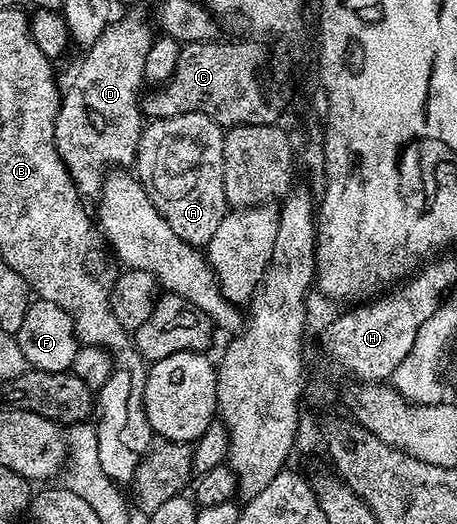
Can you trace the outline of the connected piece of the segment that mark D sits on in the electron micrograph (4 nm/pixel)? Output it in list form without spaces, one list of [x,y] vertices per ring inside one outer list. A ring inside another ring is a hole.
[[[121,17],[106,25],[103,35],[99,35],[99,39],[95,39],[93,45],[88,46],[84,50],[85,58],[81,61],[81,66],[77,69],[77,74],[73,77],[73,82],[69,85],[69,90],[66,88],[61,94],[61,106],[57,112],[55,119],[55,143],[59,155],[63,159],[63,163],[67,167],[67,171],[71,175],[71,179],[75,183],[75,187],[81,192],[82,198],[96,198],[101,192],[101,188],[105,186],[105,178],[114,167],[129,167],[137,160],[137,148],[139,147],[139,139],[141,138],[141,130],[143,128],[143,114],[141,111],[141,103],[143,100],[143,88],[146,84],[145,72],[143,71],[143,63],[147,63],[147,51],[151,47],[155,36],[155,29],[152,24],[149,25],[141,17]]]

